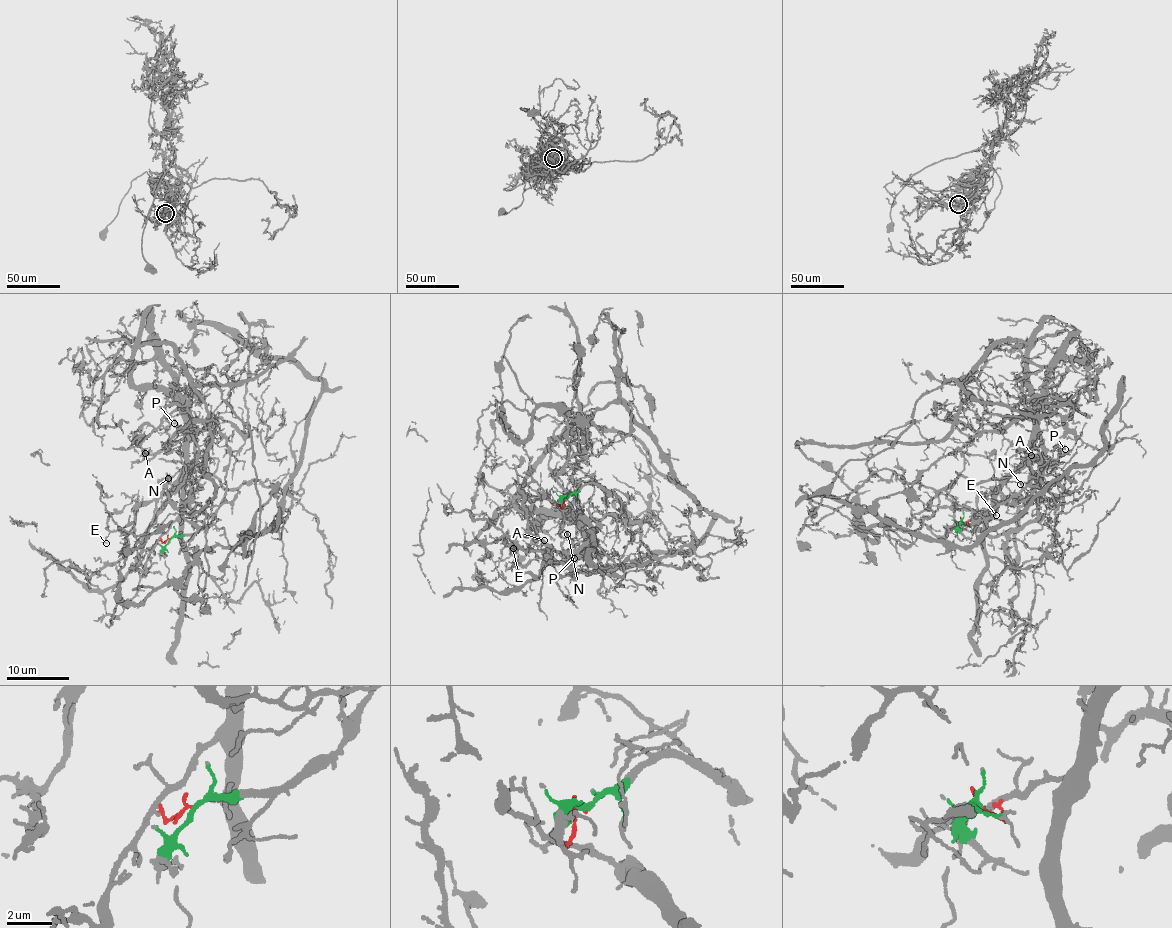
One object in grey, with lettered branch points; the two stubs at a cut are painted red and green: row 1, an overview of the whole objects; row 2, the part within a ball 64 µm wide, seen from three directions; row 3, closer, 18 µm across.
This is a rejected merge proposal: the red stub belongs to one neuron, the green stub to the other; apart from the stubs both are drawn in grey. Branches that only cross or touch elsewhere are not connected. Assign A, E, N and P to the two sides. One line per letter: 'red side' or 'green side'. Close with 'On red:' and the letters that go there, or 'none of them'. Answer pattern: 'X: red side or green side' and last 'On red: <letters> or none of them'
A: green side
E: green side
N: green side
P: green side
On red: none of them

